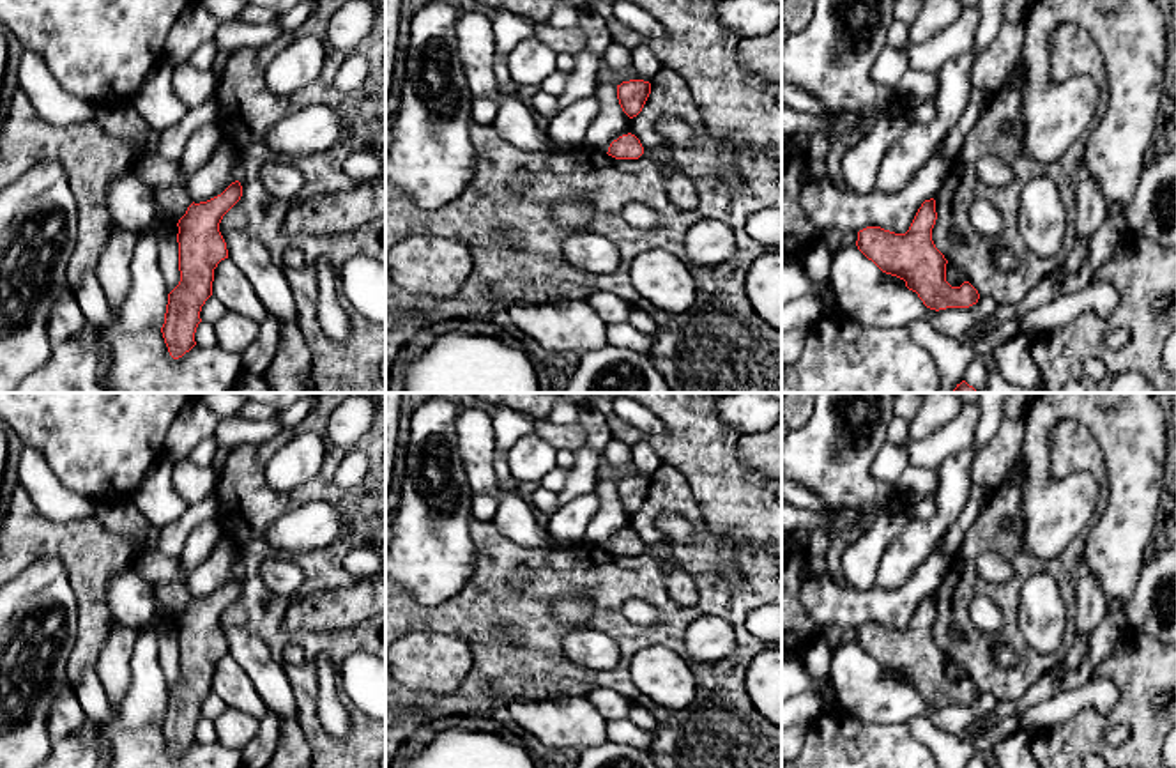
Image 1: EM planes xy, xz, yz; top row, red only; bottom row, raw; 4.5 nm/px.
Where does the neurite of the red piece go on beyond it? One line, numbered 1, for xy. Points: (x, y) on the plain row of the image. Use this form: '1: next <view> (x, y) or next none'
1: next none

